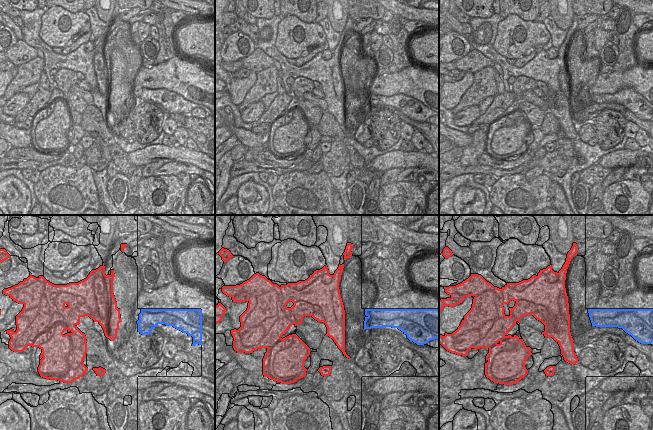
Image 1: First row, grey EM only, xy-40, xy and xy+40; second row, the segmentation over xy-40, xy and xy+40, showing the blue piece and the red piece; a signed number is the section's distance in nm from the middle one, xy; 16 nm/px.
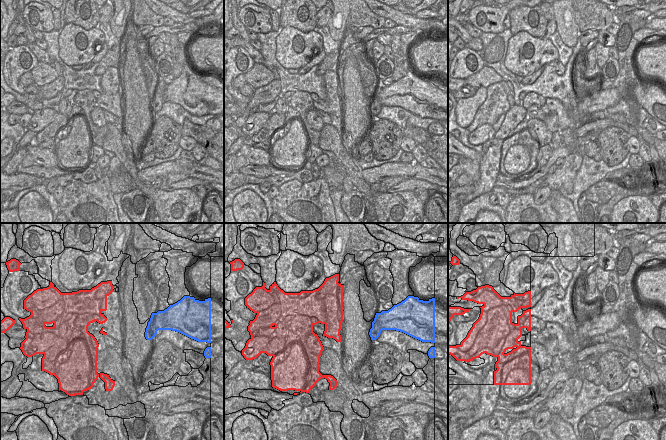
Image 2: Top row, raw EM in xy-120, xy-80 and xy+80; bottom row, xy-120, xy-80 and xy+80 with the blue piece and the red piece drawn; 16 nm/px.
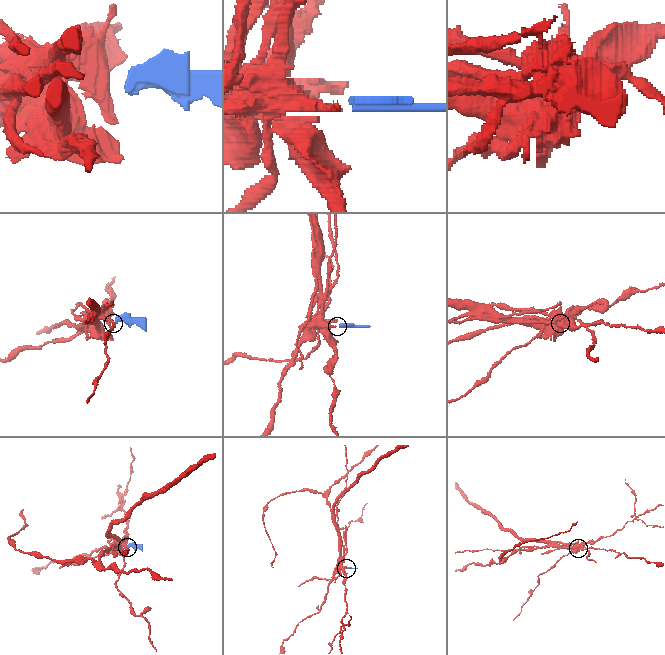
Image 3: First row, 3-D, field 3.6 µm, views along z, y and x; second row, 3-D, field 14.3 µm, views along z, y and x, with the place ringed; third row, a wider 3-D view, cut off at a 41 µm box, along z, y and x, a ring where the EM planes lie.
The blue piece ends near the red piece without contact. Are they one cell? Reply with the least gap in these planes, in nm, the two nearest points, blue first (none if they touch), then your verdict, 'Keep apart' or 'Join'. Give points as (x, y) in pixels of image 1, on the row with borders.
Distance 280 nm. Across: xy-40 (137, 321), (120, 321). Keep apart

